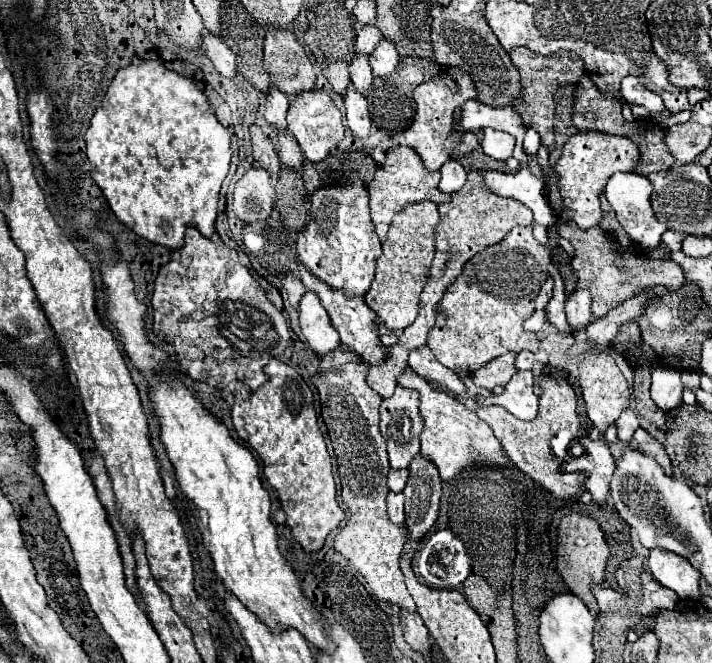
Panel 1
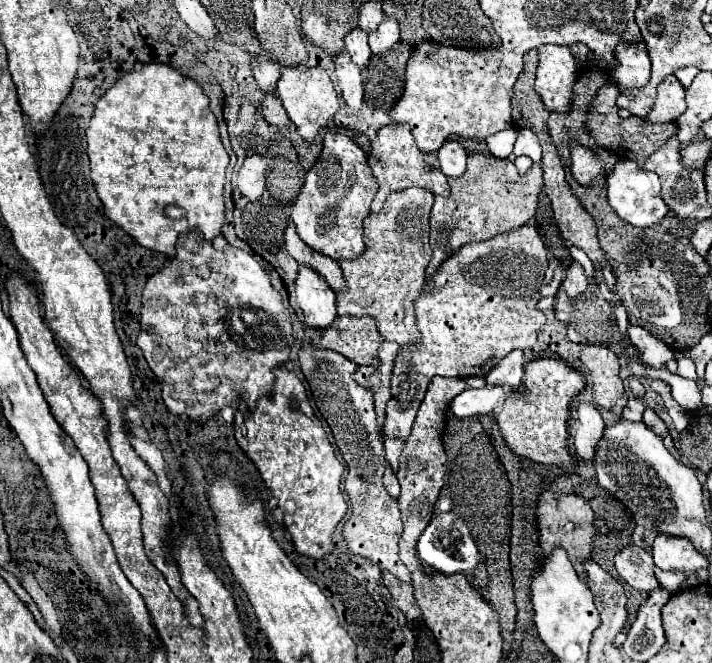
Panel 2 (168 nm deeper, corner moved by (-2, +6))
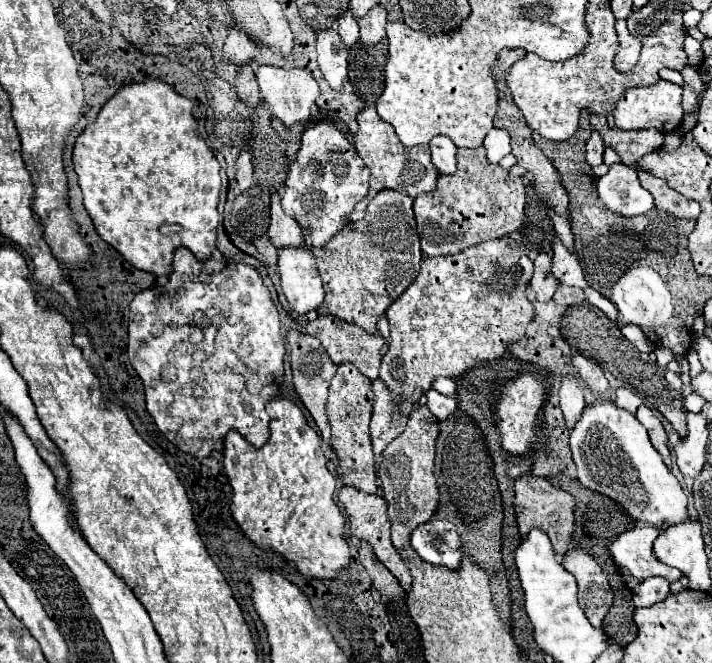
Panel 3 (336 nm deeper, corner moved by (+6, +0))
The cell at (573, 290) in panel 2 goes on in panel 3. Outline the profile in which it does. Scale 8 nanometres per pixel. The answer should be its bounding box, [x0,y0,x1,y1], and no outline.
[552,237,586,287]

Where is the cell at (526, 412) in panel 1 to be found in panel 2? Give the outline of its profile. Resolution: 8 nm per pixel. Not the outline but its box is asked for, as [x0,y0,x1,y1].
[450,387,520,417]

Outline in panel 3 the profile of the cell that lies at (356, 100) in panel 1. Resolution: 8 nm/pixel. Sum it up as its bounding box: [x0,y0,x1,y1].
[316,29,348,91]

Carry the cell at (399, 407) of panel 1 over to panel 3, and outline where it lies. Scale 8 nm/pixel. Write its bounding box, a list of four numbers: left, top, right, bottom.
[380,237,534,415]

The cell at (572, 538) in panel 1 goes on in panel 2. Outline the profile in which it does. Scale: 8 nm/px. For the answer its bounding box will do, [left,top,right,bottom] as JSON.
[536,491,594,579]

